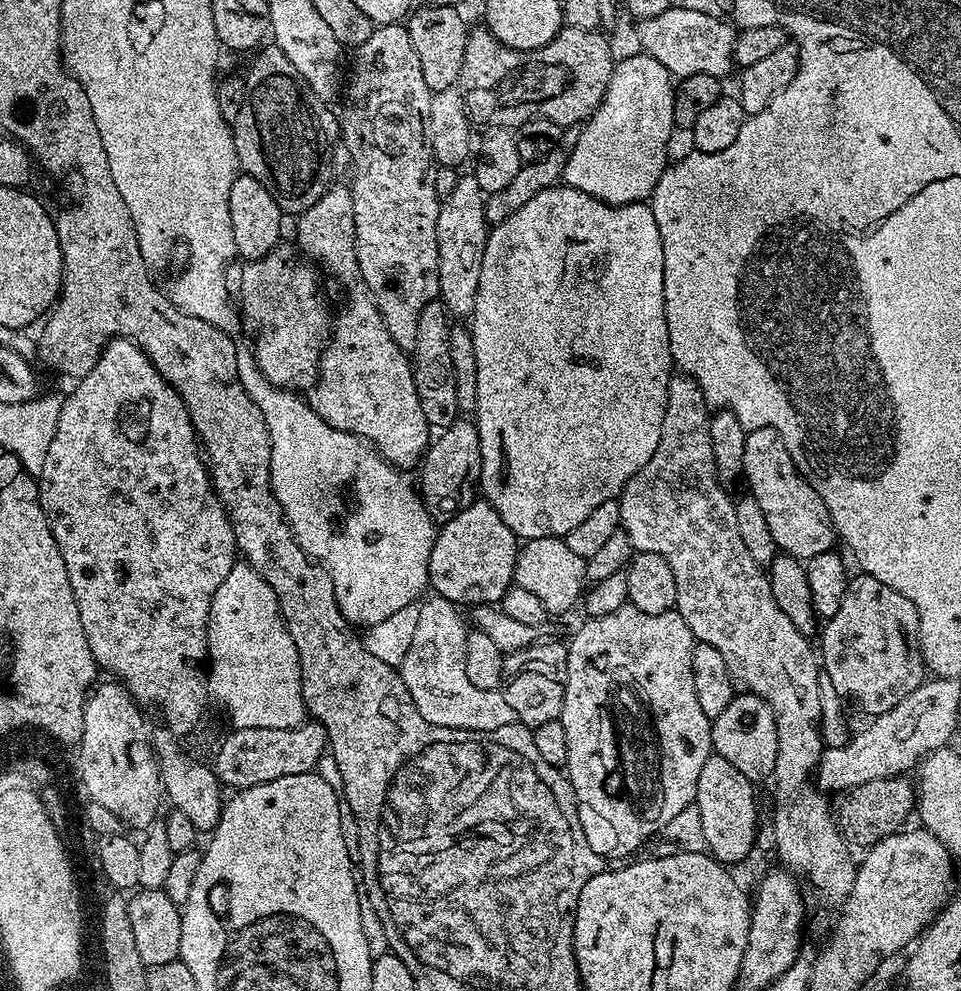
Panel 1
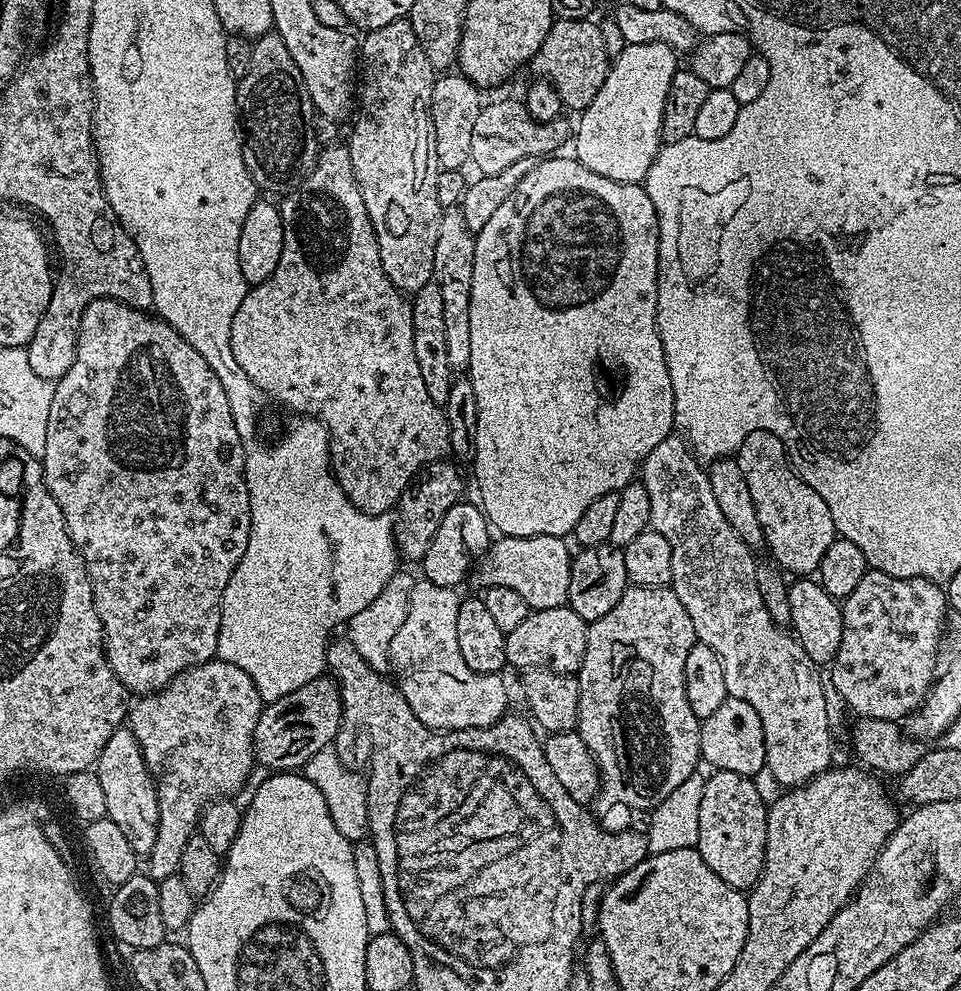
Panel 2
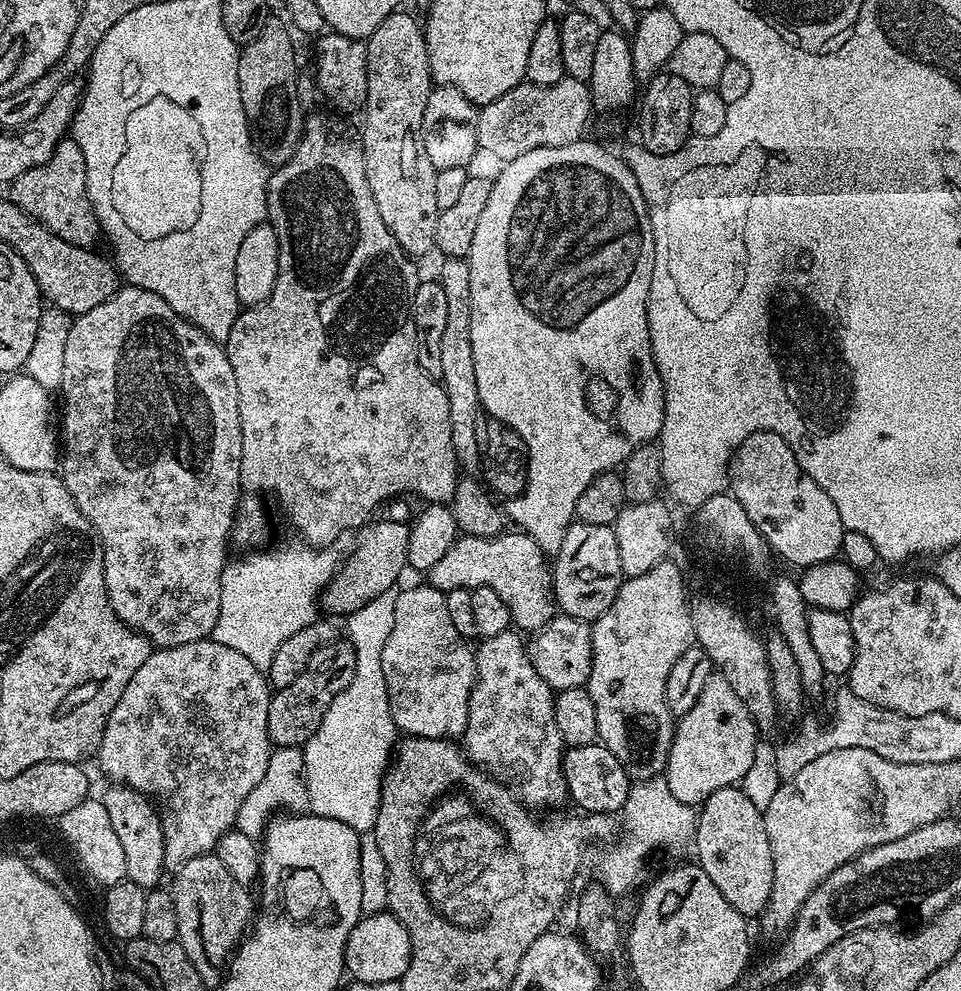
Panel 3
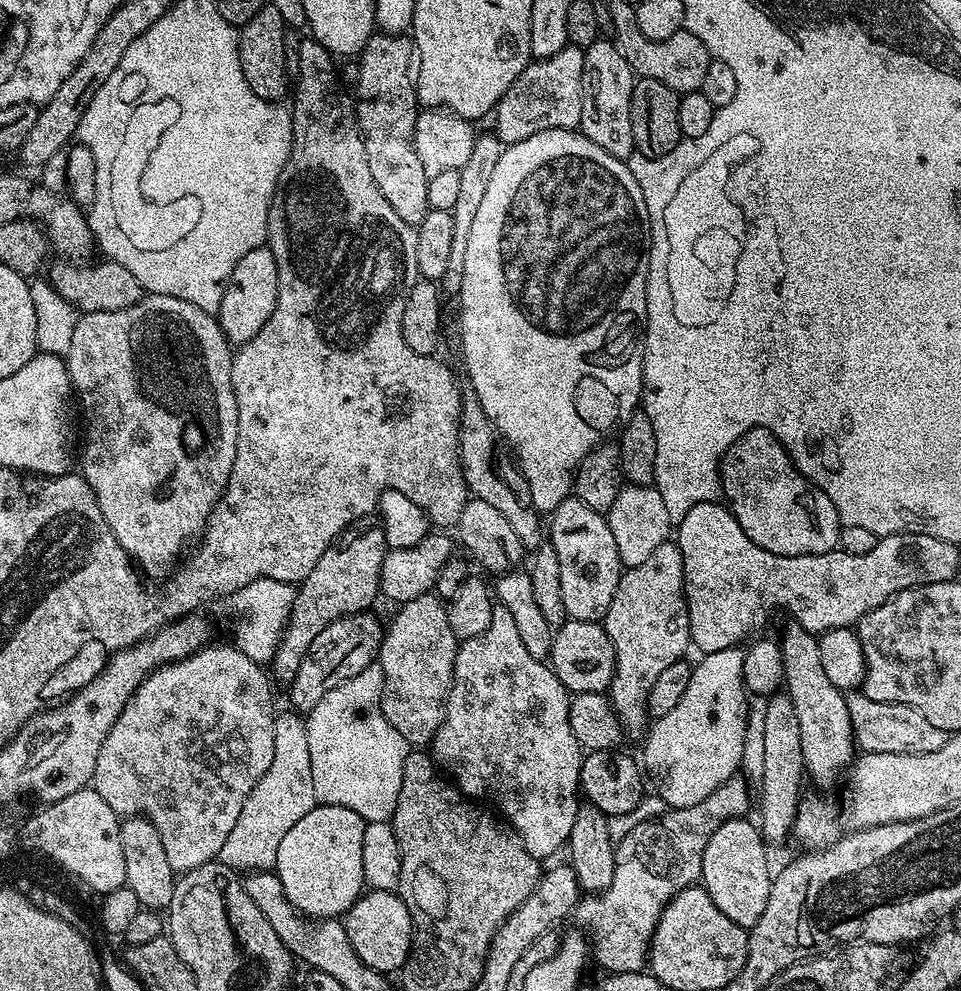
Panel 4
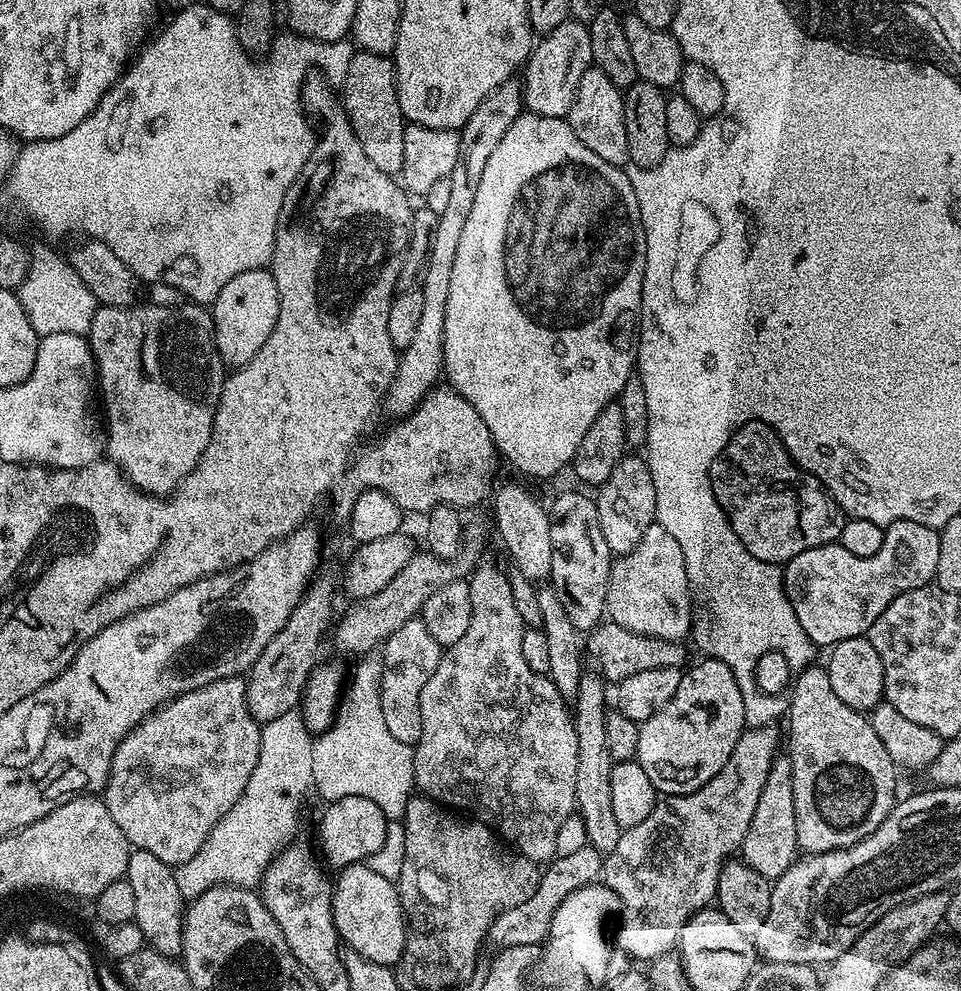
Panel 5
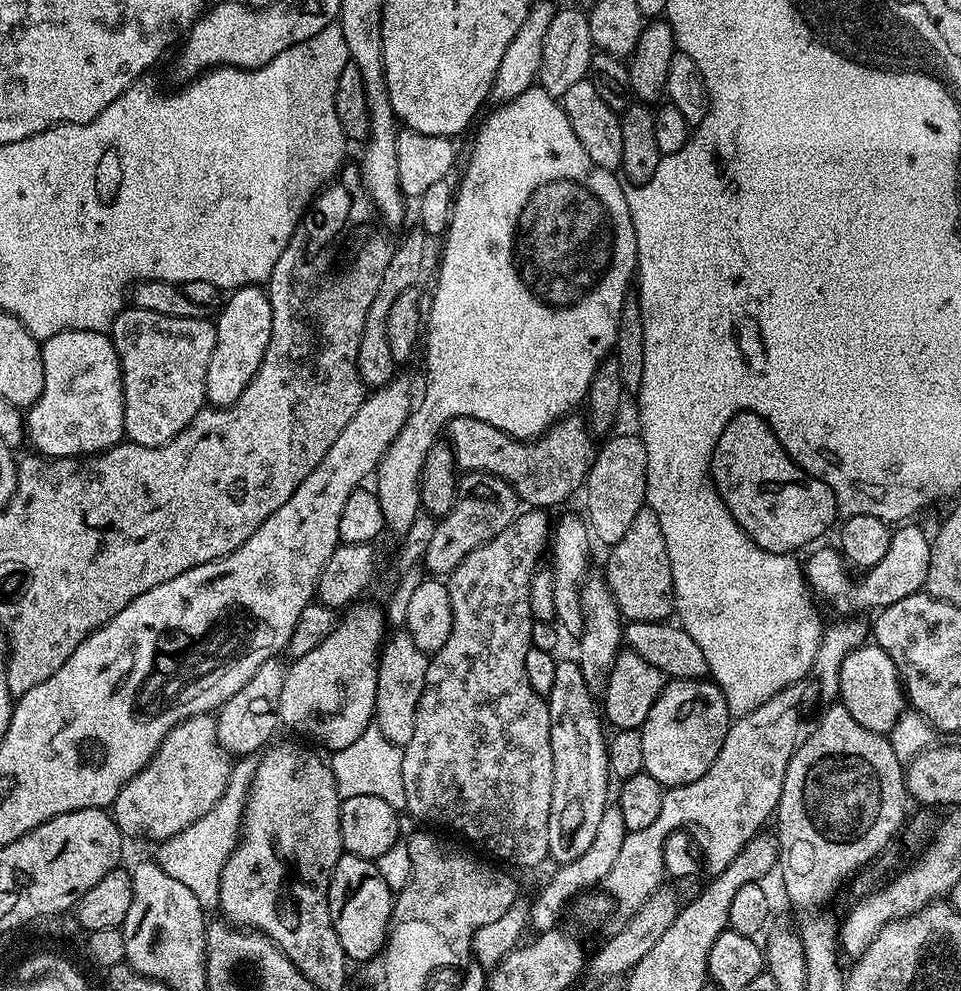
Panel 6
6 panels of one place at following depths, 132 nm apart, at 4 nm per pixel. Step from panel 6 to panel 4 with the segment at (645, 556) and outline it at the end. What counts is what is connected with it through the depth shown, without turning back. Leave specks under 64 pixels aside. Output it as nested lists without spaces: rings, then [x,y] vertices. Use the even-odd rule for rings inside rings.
[[[674,542],[658,546],[642,566],[621,571],[614,602],[610,602],[610,610],[606,610],[602,623],[616,651],[616,674],[612,678],[610,699],[625,733],[639,737],[650,724],[650,686],[654,686],[666,666],[674,666],[690,648],[682,554]]]

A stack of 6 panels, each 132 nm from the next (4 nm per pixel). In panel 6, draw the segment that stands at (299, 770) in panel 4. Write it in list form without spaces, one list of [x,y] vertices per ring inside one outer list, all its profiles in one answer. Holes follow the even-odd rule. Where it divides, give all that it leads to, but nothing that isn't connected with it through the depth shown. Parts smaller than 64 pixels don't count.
[[[253,755],[237,759],[232,765],[223,795],[218,798],[218,802],[202,818],[198,818],[197,822],[157,845],[155,863],[166,871],[170,878],[175,878],[189,887],[206,910],[219,903],[221,872],[239,840],[249,787],[252,785],[257,763]]]

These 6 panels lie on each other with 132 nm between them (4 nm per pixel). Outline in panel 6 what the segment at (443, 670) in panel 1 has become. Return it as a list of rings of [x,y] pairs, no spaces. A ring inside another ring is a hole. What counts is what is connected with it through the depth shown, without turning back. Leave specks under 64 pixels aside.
[[[403,630],[393,631],[382,644],[380,665],[378,666],[378,690],[376,691],[374,724],[375,727],[382,730],[382,734],[386,734],[386,738],[390,738],[390,742],[403,746],[410,742],[410,738],[414,738],[414,718],[418,710],[418,702],[422,698],[429,659],[429,653],[418,650],[418,646],[414,646],[414,638],[410,638],[410,634]]]

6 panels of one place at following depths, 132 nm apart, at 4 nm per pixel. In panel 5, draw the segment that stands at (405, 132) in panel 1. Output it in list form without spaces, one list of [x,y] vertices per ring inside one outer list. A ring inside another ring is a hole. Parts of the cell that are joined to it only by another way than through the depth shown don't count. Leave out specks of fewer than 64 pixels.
[[[353,51],[342,82],[342,99],[350,126],[358,142],[362,142],[366,158],[387,176],[395,177],[402,170],[402,134],[406,123],[402,106],[398,106],[395,64],[386,56]]]

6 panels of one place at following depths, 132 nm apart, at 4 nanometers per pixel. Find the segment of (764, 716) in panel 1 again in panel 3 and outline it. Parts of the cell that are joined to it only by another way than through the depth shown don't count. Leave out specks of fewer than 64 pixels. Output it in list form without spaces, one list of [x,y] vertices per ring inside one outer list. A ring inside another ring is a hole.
[[[713,674],[706,682],[698,702],[690,706],[685,716],[676,720],[676,733],[668,751],[668,764],[662,776],[668,781],[670,794],[678,802],[693,806],[703,805],[714,790],[731,788],[744,779],[758,743],[758,729],[748,707],[734,692],[727,676]]]

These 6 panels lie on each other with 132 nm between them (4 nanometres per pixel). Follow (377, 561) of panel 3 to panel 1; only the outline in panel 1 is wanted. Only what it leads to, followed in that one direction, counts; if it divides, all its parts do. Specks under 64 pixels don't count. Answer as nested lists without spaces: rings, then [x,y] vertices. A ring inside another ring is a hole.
[[[468,418],[456,419],[437,436],[440,437],[429,443],[419,465],[418,491],[431,516],[447,518],[477,499],[482,474],[482,446],[475,423]]]

